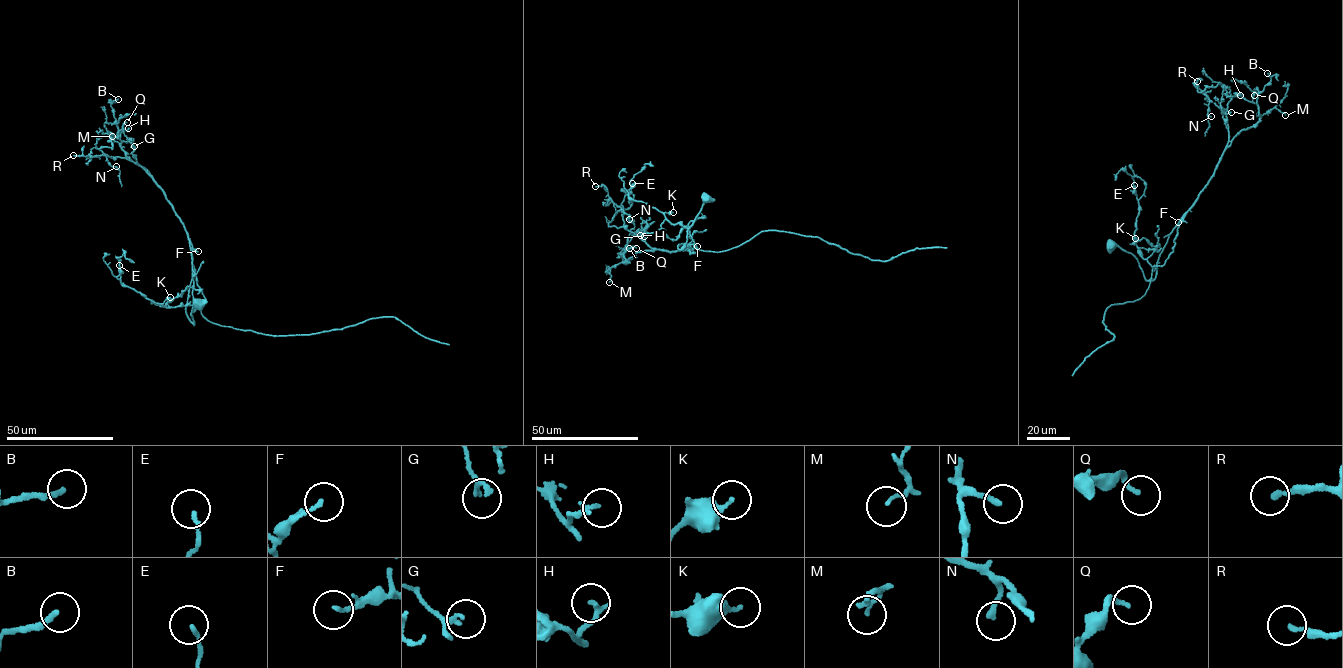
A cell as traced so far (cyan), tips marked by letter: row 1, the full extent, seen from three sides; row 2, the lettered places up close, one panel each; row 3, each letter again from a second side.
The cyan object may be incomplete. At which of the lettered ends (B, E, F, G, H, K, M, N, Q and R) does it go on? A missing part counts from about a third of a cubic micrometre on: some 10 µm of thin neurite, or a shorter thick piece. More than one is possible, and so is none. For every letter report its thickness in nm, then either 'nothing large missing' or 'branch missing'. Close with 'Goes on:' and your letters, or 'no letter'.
B: calibre 190 nm; branch missing
E: calibre 130 nm; nothing large missing
F: calibre 140 nm; nothing large missing
G: calibre 130 nm; nothing large missing
H: calibre 170 nm; nothing large missing
K: calibre 280 nm; nothing large missing
M: calibre 110 nm; nothing large missing
N: calibre 200 nm; nothing large missing
Q: calibre 160 nm; branch missing
R: calibre 190 nm; nothing large missing
Goes on: B, Q

